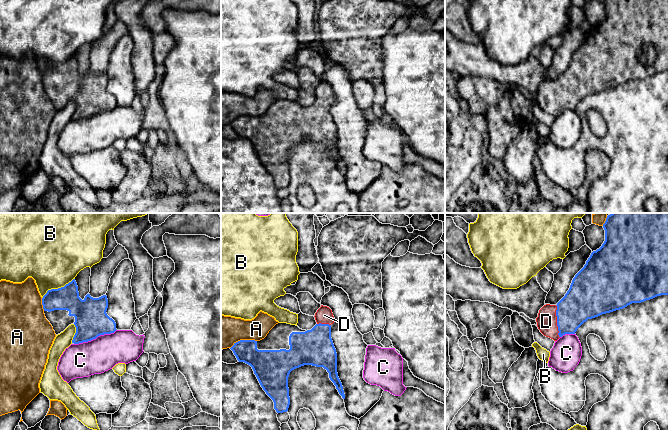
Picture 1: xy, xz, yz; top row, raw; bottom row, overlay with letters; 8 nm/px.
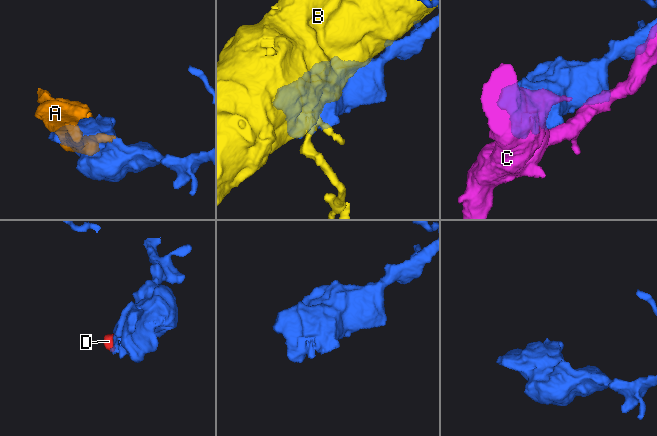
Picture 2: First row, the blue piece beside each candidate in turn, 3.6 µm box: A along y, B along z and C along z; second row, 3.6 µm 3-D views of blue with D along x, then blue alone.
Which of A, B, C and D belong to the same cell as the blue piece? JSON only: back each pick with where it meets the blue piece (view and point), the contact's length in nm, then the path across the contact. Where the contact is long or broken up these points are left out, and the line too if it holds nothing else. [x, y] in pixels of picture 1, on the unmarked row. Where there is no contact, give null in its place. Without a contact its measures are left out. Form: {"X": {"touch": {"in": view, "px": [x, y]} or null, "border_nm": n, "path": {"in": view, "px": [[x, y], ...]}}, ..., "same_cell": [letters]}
{"D": {"touch": {"in": "yz", "px": [557, 97]}, "border_nm": 260, "path": {"in": "yz", "px": [[581, 78], [565, 94], [557, 97], [546, 97]]}}, "same_cell": ["D"]}

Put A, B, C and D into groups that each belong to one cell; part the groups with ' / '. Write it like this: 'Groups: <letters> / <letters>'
Groups: A / B / C / D

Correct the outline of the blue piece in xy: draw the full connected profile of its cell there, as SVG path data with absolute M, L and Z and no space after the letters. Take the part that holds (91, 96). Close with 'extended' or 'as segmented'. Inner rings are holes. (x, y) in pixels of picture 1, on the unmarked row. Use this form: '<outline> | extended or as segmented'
M75 55L64 63L48 66L42 74L42 81L56 111L69 101L75 101L72 120L88 118L117 106L115 97L106 89L107 72L93 74L87 70L82 76Z | extended

